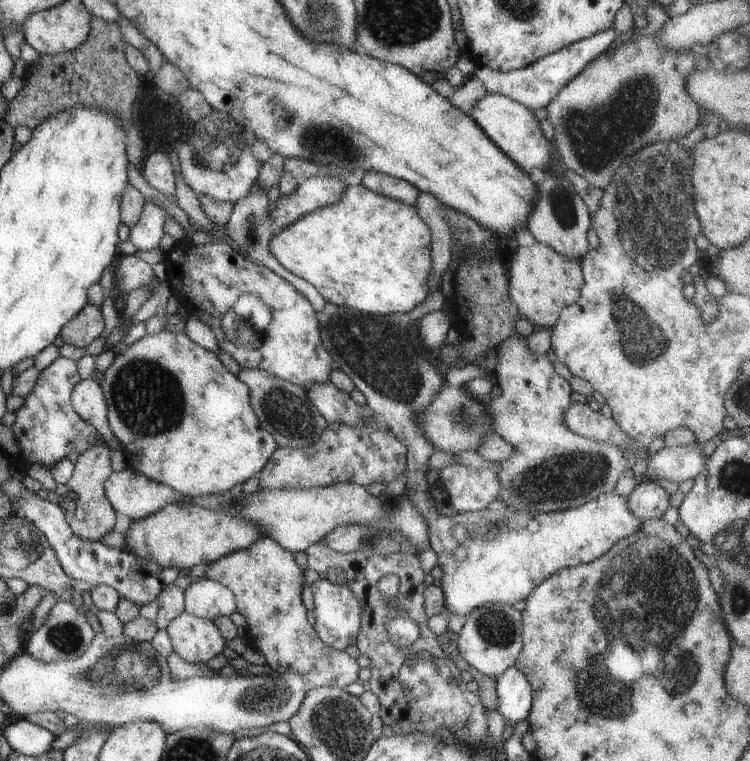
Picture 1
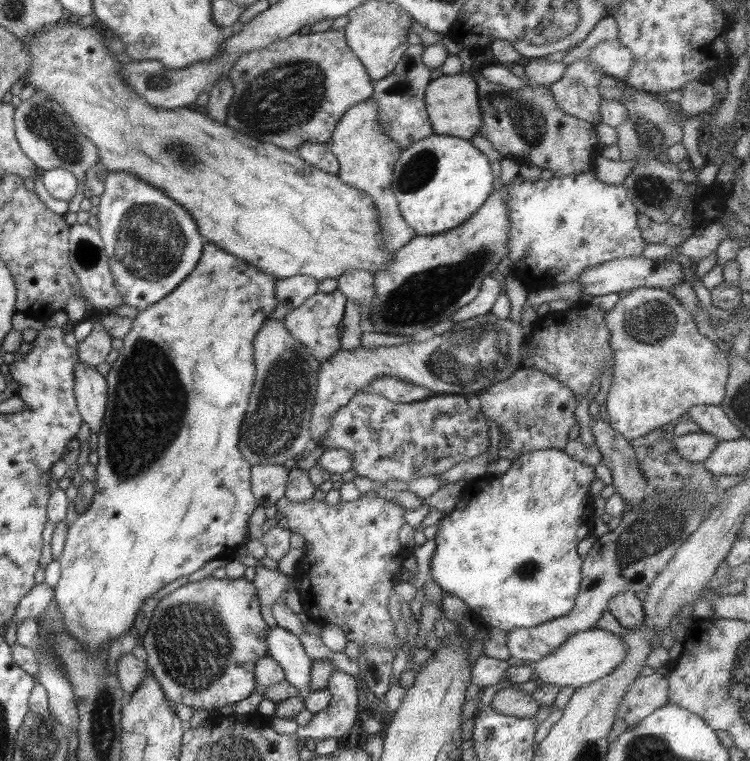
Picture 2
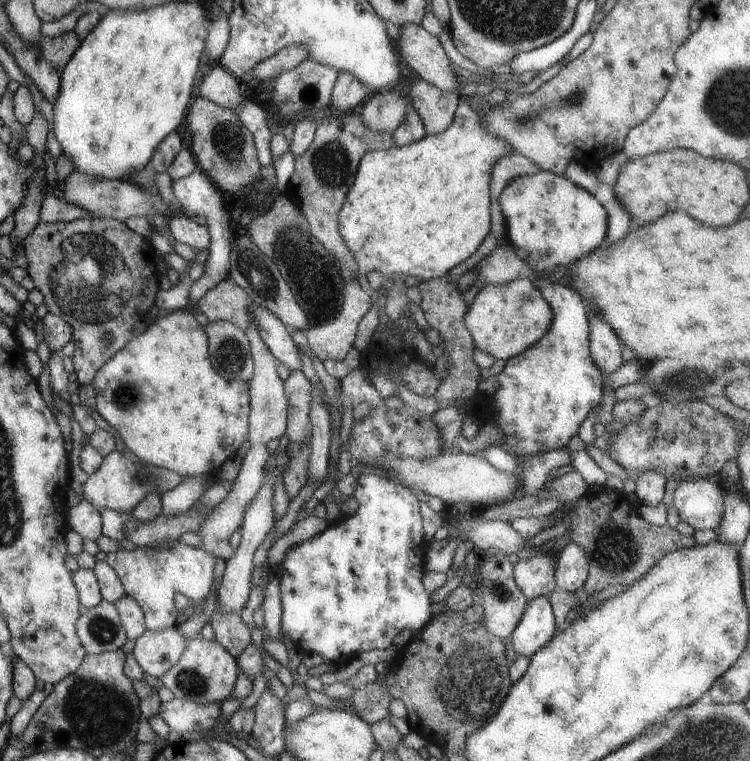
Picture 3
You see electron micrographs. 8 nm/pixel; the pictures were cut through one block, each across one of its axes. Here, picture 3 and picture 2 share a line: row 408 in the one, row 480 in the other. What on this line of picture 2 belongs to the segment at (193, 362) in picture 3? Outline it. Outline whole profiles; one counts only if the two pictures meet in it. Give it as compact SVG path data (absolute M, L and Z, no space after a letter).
M205 242L193 270L167 296L137 311L132 319L117 359L104 377L107 399L101 431L97 433L95 492L88 509L79 514L74 523L67 528L64 547L58 558L60 577L52 588L53 599L56 600L64 622L63 628L67 630L67 634L73 636L73 640L79 641L88 653L98 651L103 643L116 640L129 631L134 624L137 609L150 594L156 593L176 578L199 570L210 560L232 558L235 548L247 536L247 520L258 505L251 493L250 464L238 449L239 427L246 412L255 377L253 341L257 331L277 305L275 281L276 278L272 274L265 274L243 259Z

